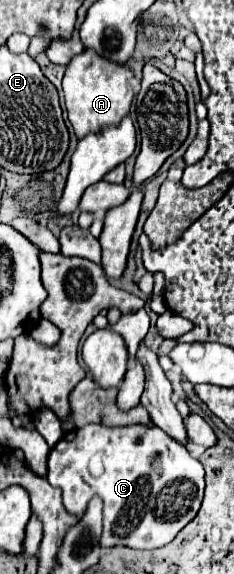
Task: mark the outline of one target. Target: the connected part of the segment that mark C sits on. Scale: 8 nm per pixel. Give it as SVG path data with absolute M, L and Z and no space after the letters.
M86 424L84 428L70 430L62 436L62 440L52 448L48 456L48 482L54 488L62 490L62 502L66 510L78 518L86 514L88 502L98 496L104 502L104 530L100 536L100 546L130 546L142 550L160 548L176 538L176 534L194 520L200 510L204 496L204 468L202 464L186 450L186 446L178 444L172 436L166 436L158 426L100 426Z

